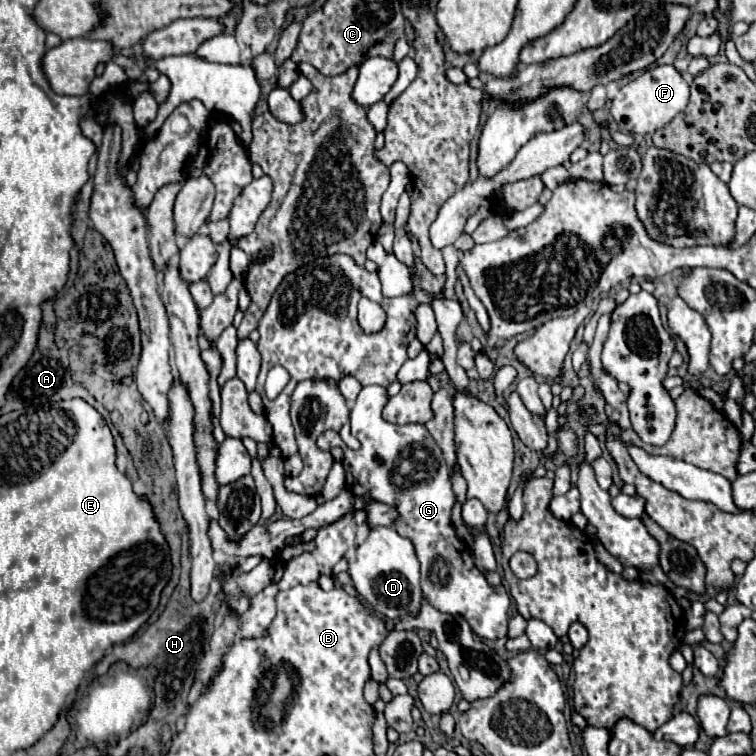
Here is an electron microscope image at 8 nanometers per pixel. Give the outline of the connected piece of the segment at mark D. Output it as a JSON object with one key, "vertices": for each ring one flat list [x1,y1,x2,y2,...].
{"vertices":[[371,528,367,540,355,550,355,560,349,564,349,574,359,596,365,598,373,606,375,614,383,616,385,620,415,614,423,602,419,586,419,562,413,544,407,538,401,538,395,528]]}

